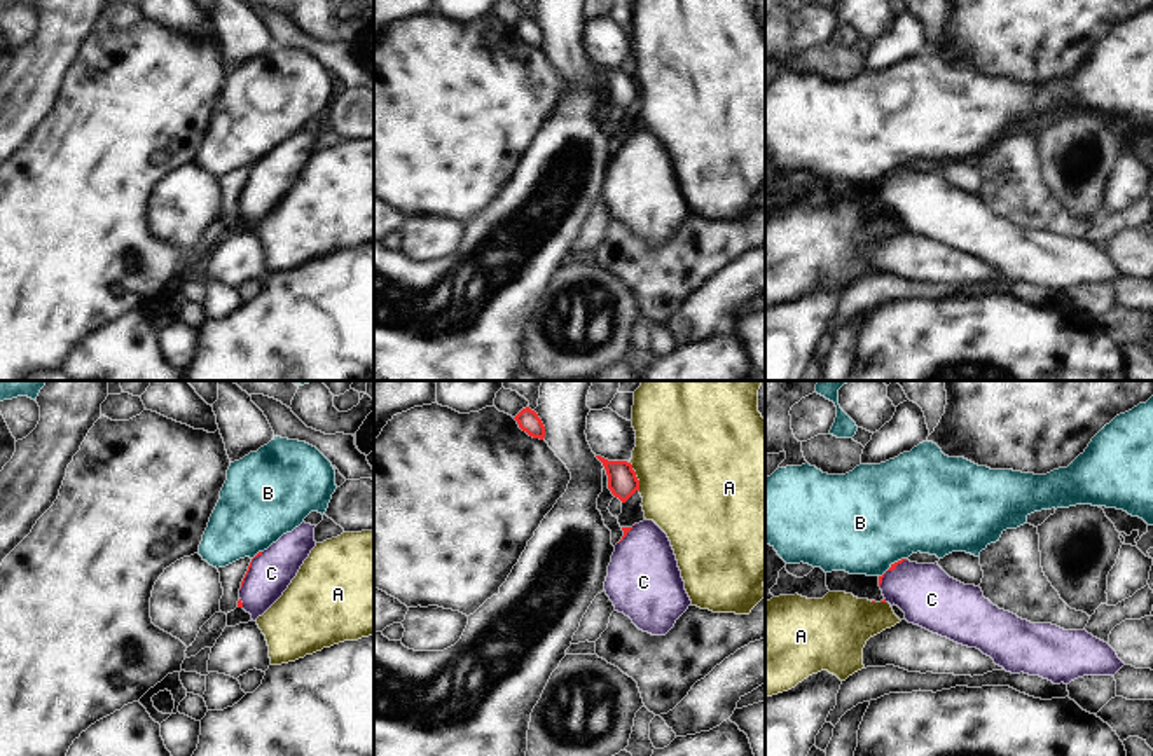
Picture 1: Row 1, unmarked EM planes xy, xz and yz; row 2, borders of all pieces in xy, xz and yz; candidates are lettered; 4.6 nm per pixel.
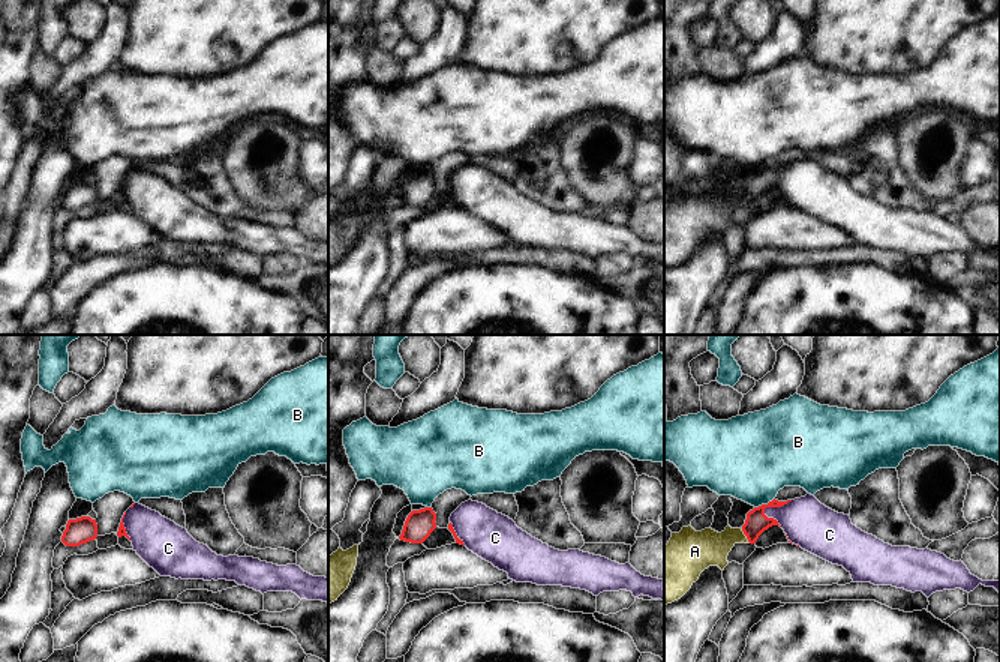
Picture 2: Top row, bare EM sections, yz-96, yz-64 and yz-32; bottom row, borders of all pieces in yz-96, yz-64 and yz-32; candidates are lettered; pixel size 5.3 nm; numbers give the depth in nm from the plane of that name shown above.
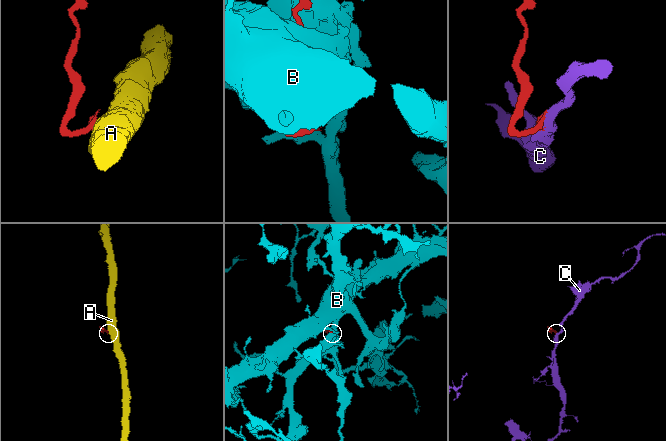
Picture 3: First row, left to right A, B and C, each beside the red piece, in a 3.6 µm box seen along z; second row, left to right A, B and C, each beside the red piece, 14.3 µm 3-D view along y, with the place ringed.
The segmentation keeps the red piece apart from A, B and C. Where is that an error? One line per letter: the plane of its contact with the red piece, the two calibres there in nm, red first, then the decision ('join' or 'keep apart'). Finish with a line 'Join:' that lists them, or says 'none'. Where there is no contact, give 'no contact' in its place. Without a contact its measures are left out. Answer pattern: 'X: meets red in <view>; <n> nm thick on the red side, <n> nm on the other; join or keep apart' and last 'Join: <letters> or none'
A: meets red in xz; 140 nm thick on the red side, 500 nm on the other; keep apart
B: meets red in yz; 30 nm thick on the red side, 480 nm on the other; keep apart
C: meets red in xy; 20 nm thick on the red side, 200 nm on the other; join
Join: C

